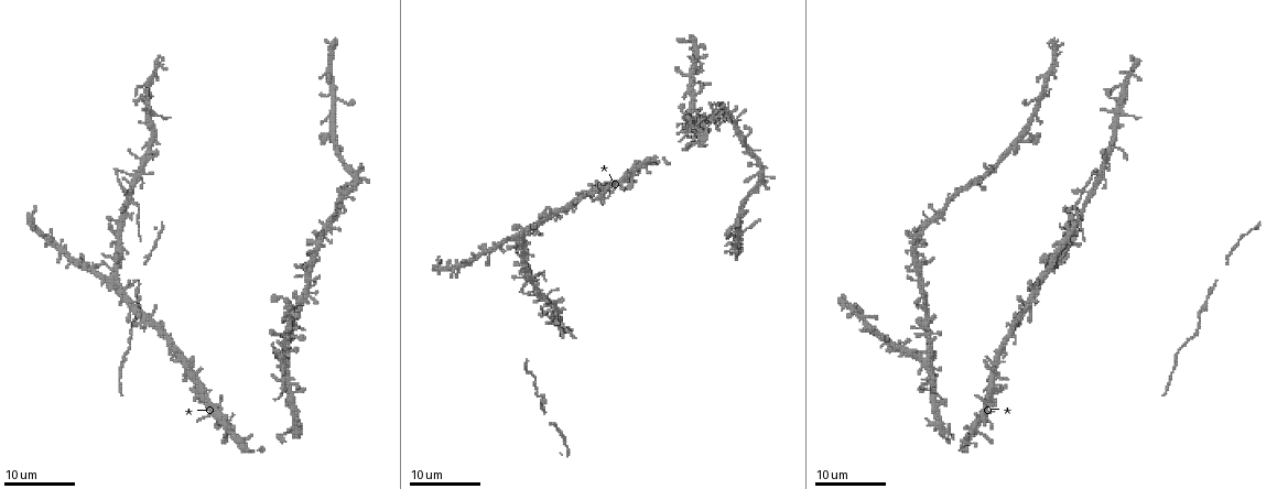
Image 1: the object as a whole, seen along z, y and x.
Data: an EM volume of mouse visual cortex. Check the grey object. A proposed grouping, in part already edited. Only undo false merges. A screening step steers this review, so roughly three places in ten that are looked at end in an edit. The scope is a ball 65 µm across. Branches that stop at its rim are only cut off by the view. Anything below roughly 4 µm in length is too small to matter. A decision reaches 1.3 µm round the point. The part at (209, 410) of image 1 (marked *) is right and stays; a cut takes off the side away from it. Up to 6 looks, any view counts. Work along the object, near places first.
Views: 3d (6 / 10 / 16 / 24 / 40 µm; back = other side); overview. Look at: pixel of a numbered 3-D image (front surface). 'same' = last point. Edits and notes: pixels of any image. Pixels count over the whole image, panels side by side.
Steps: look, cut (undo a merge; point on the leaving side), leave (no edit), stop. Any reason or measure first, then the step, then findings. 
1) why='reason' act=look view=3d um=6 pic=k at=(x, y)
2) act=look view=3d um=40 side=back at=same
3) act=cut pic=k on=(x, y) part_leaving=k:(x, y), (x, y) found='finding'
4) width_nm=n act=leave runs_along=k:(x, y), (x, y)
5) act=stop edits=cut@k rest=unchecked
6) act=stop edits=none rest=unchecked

act=look view=3d um=24 pic=1 at=(131, 174)

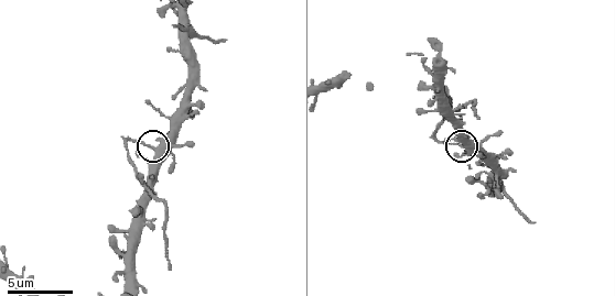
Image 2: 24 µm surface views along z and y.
act=look view=3d um=6 pic=2 at=(155, 148)

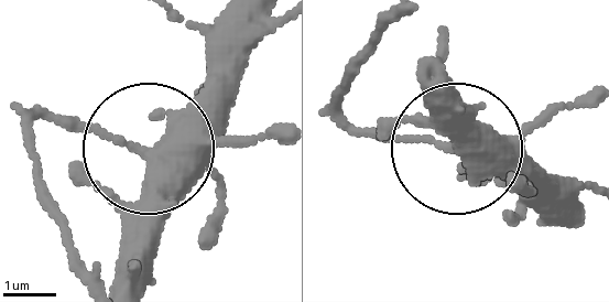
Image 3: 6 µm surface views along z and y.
side_arm_um=34 act=cut pic=3 on=(63, 117) part_leaving=3:(134, 153), (46, 114), (34, 127), (51, 219), (90, 284) found='a second cell is stuck on'

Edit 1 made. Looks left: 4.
why='looks like a crossing' act=look view=3d um=6 pic=2 at=(497, 175)

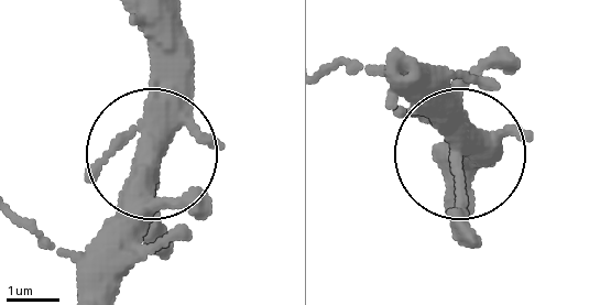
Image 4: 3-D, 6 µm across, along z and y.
width_nm=320 act=leave found='all the same cell'

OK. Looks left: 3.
act=look view=3d um=24 pic=1 at=(923, 350)

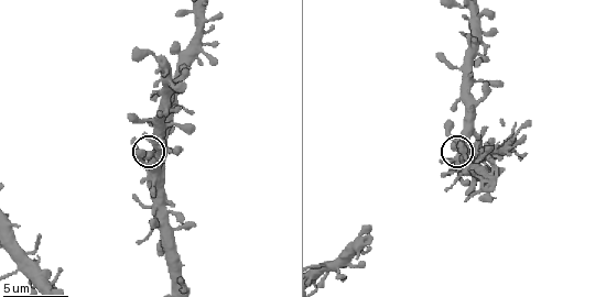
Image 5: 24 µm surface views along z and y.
act=look view=3d um=6 pic=5 at=(153, 153)

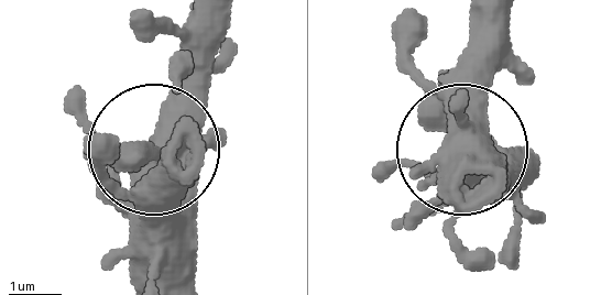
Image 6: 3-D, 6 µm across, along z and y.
act=leave found='continuous, no second cell'

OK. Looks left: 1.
act=stop edits=cut@3 rest=unchecked

